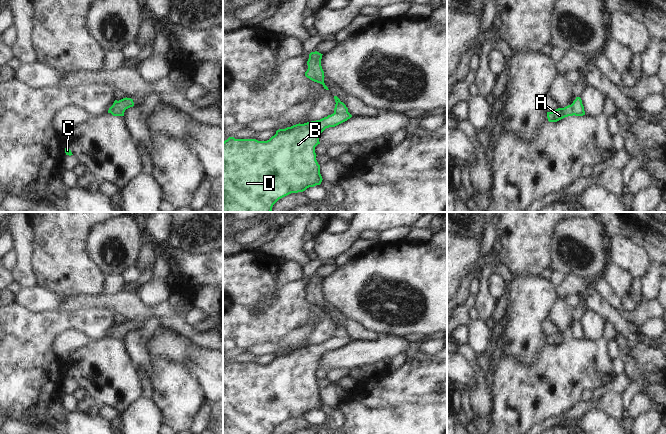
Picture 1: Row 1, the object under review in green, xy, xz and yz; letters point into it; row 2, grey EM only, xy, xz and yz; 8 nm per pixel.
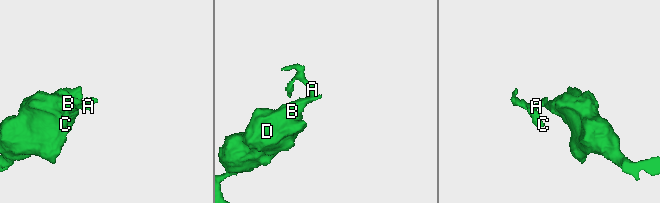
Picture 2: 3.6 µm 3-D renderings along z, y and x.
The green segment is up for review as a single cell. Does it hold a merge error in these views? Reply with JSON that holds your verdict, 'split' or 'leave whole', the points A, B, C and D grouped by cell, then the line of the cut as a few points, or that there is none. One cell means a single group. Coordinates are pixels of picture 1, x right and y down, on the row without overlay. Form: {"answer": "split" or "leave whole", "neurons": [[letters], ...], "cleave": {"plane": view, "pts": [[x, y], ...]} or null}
{"answer": "split", "neurons": [["A", "C"], ["B", "D"]], "cleave": {"plane": "xz", "pts": [[347, 335], [334, 337]]}}

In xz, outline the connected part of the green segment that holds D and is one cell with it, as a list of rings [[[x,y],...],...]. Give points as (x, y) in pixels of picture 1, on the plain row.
[[[349,336],[333,337],[320,344],[279,353],[267,365],[229,361],[223,366],[223,434],[272,434],[279,423],[320,409],[323,403],[315,377],[319,361],[326,352],[351,341]]]

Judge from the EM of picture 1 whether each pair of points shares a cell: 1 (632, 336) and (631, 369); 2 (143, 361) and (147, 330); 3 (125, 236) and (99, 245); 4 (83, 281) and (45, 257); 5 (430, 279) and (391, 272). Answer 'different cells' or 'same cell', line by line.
1: different cells
2: same cell
3: same cell
4: same cell
5: same cell

